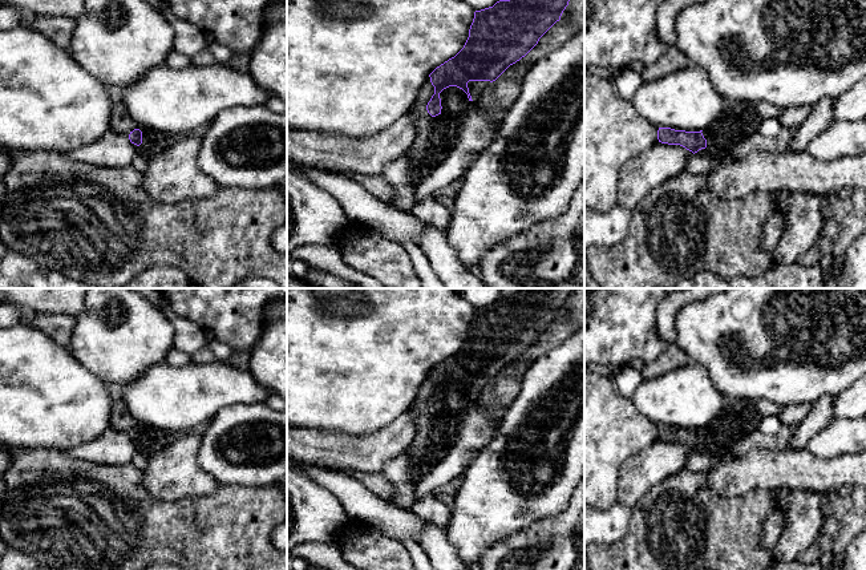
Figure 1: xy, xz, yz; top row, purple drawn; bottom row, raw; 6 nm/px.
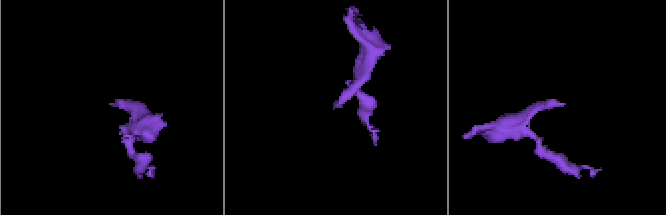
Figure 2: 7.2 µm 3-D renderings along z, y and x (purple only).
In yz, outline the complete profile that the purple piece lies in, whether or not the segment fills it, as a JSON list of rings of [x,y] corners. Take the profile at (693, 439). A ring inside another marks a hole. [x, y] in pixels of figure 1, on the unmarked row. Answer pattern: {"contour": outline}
{"contour": [[[725,397],[724,412],[705,428],[685,429],[659,425],[657,437],[661,441],[680,442],[693,452],[723,456],[733,452],[742,436],[757,429],[761,419],[762,416],[744,400]]]}

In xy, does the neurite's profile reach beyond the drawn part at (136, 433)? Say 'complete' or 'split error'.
split error

